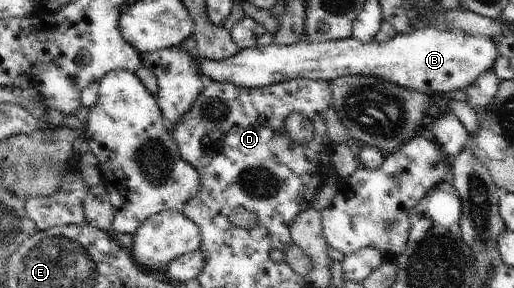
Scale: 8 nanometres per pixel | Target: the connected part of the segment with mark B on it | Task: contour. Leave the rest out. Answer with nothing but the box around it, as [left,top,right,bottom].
[197,26,497,96]

